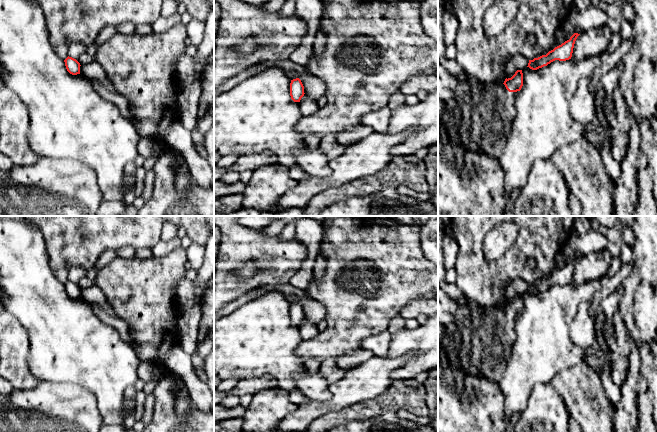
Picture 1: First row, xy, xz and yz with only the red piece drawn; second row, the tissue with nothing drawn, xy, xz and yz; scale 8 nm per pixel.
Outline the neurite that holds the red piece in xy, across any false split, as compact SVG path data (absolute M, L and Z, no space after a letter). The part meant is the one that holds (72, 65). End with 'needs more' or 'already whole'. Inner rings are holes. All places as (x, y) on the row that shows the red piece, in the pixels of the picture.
M68 56L64 60L64 62L65 62L66 69L70 74L72 74L72 75L80 74L81 65L76 59Z | already whole

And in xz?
M299 78L291 80L290 83L290 96L294 102L300 102L304 96L304 86Z | already whole

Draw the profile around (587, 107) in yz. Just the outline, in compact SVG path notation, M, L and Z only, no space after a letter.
M583 78L578 84L578 89L571 101L571 115L576 123L584 126L587 132L604 132L604 122L608 122L608 115L604 106L614 107L614 101L611 97L606 99L603 96L603 89L597 92L590 89L590 79Z

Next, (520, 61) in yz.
M516 54L511 58L517 70L523 70L528 66L529 59L521 54Z

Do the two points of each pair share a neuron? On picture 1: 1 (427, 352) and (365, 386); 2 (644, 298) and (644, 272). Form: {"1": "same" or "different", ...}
{"1": "different", "2": "different"}

